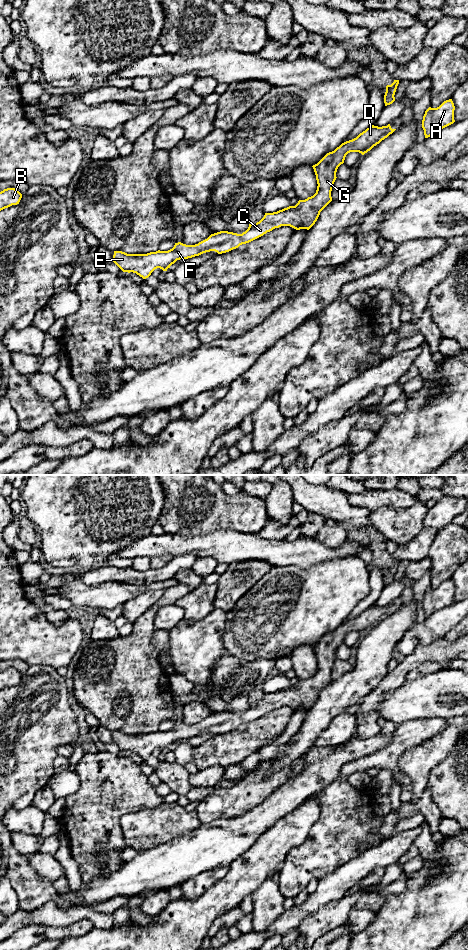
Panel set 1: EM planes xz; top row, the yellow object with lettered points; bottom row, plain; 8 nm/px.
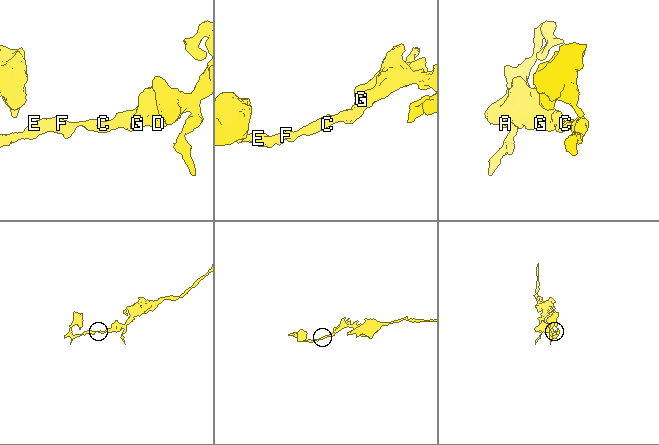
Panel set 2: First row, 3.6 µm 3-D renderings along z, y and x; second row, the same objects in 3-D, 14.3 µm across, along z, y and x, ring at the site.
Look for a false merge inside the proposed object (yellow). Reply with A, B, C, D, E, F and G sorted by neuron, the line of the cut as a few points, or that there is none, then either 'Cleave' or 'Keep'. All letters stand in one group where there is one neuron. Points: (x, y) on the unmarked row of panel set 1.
Groups: A B C D E F G. No split. Keep

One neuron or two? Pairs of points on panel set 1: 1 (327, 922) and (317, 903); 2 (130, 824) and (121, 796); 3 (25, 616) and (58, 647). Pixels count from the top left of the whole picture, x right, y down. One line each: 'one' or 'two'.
1: two
2: two
3: one

